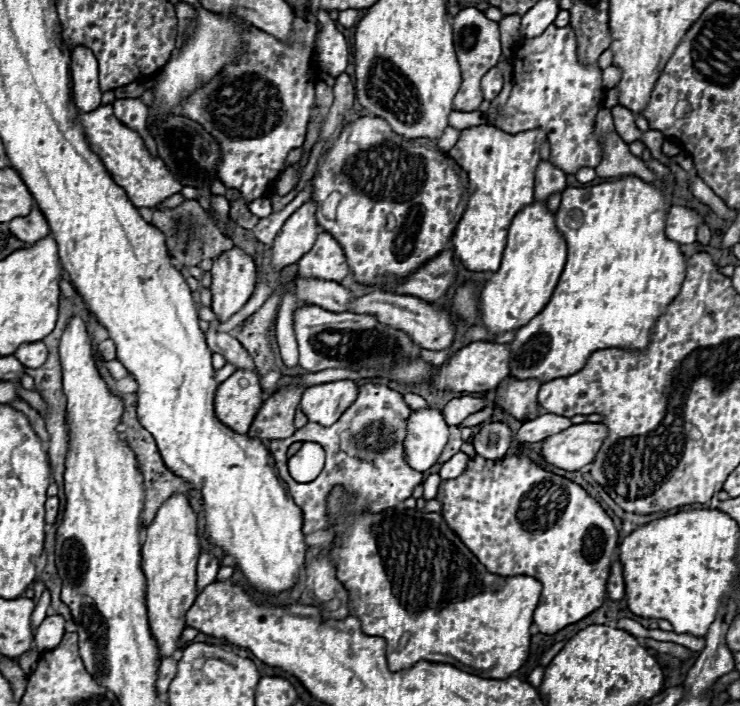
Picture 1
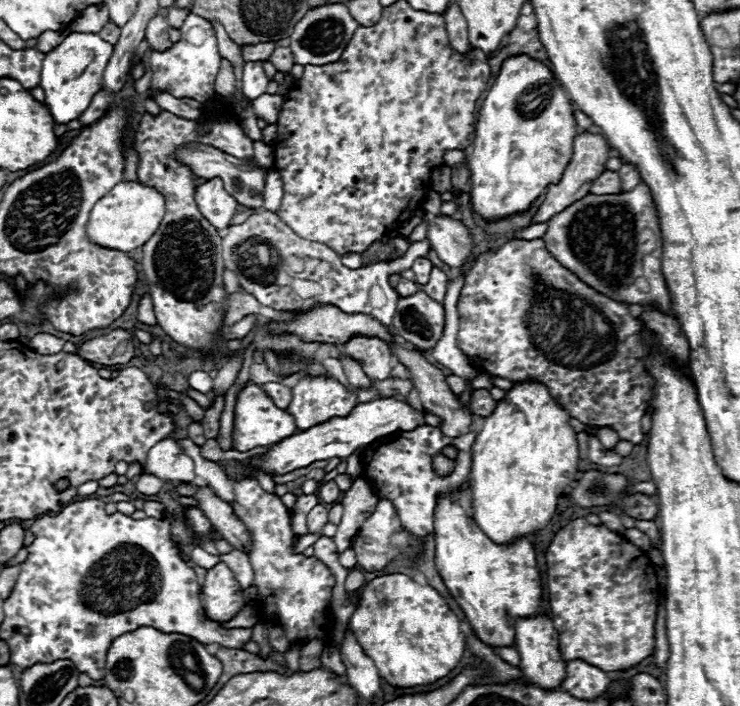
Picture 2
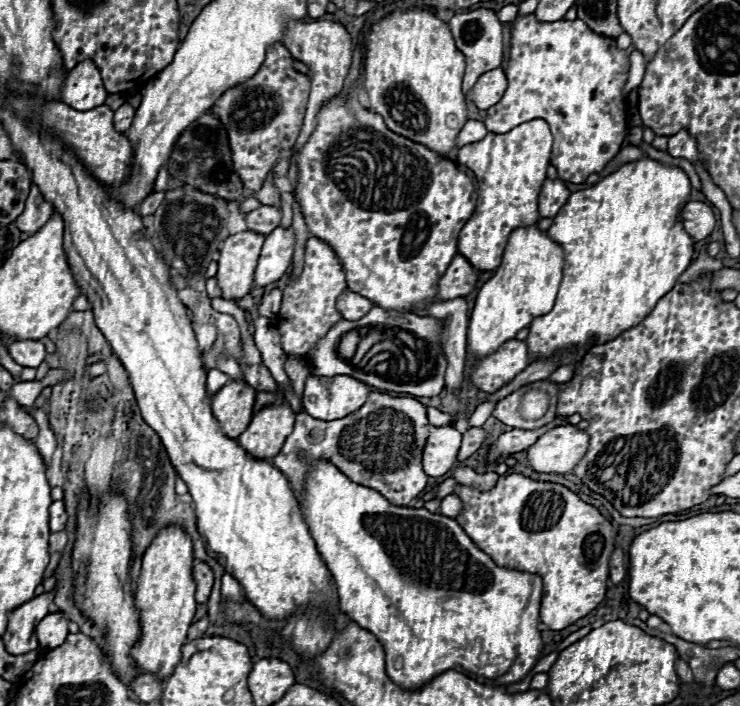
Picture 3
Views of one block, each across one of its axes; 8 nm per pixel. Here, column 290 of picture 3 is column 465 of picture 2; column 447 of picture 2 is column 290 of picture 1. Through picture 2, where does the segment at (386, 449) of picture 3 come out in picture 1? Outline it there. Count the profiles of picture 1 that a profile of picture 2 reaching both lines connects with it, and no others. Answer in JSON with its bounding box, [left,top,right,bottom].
[268,384,422,536]

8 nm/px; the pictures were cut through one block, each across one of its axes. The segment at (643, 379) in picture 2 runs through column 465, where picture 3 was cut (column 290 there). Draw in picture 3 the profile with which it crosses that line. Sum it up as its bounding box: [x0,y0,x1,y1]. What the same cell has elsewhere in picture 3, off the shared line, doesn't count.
[276,238,346,356]

